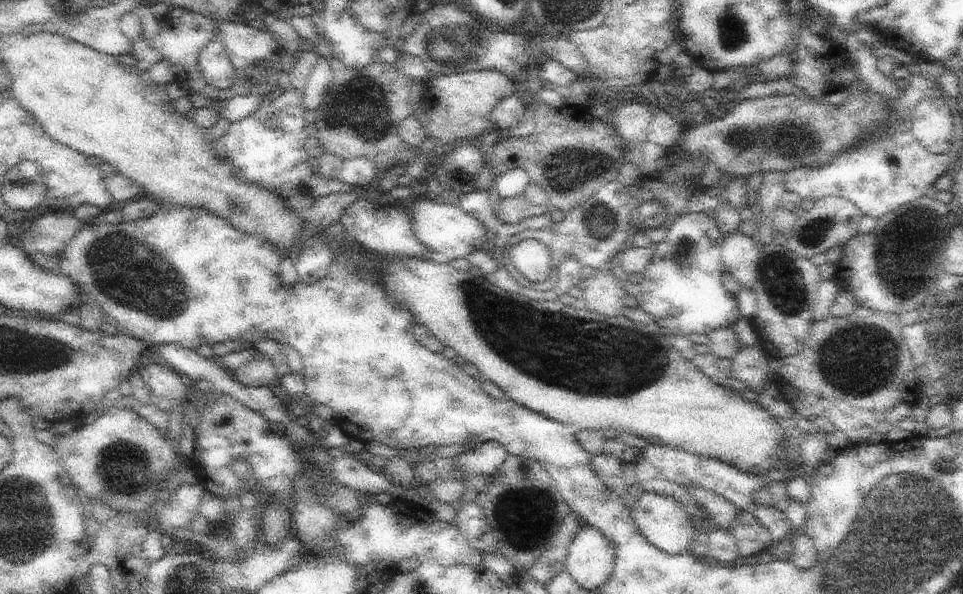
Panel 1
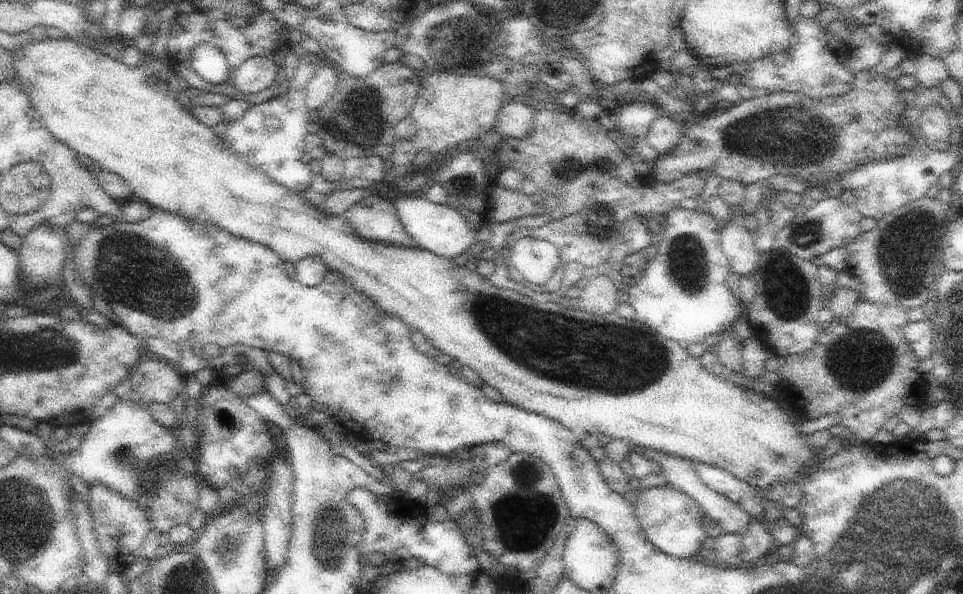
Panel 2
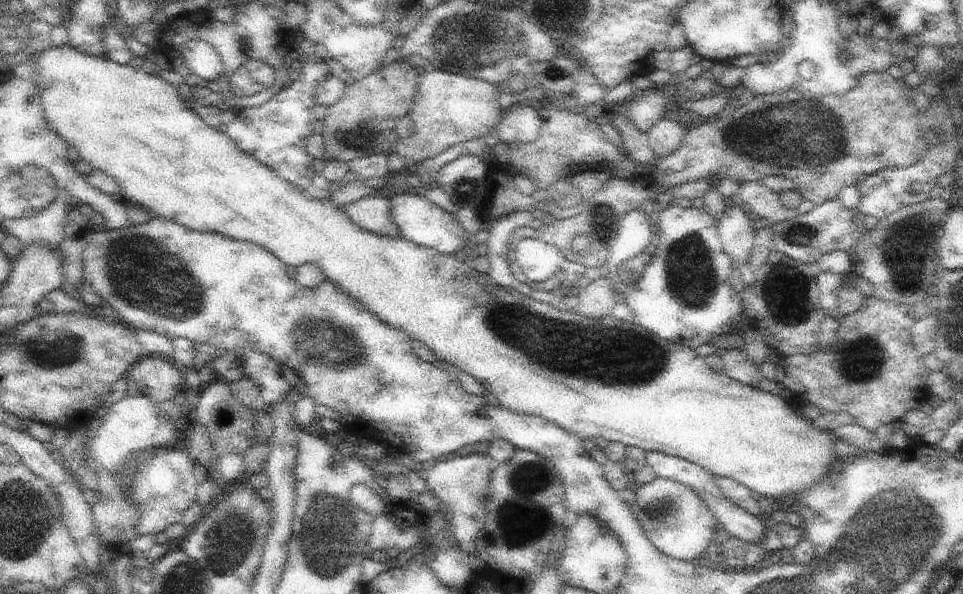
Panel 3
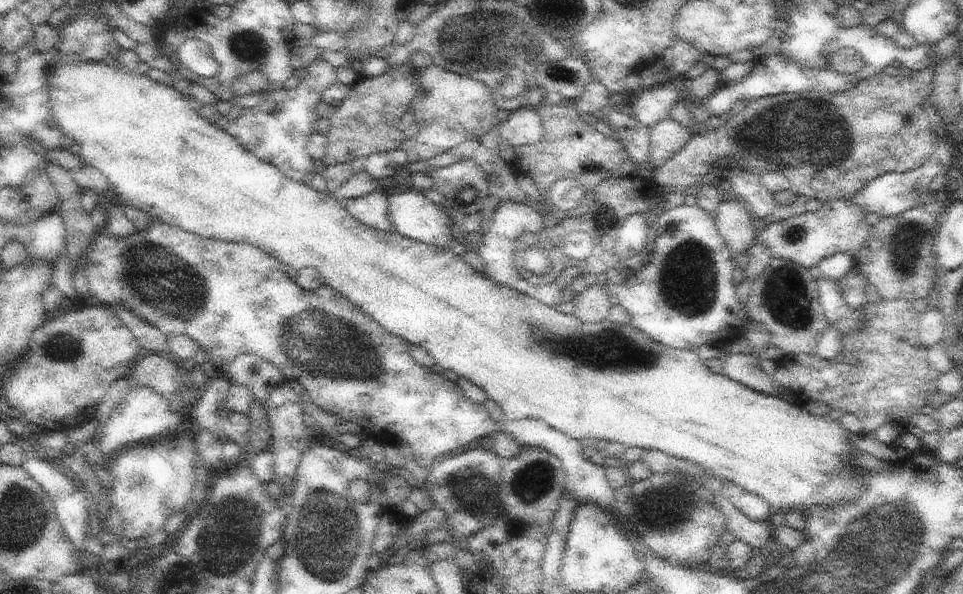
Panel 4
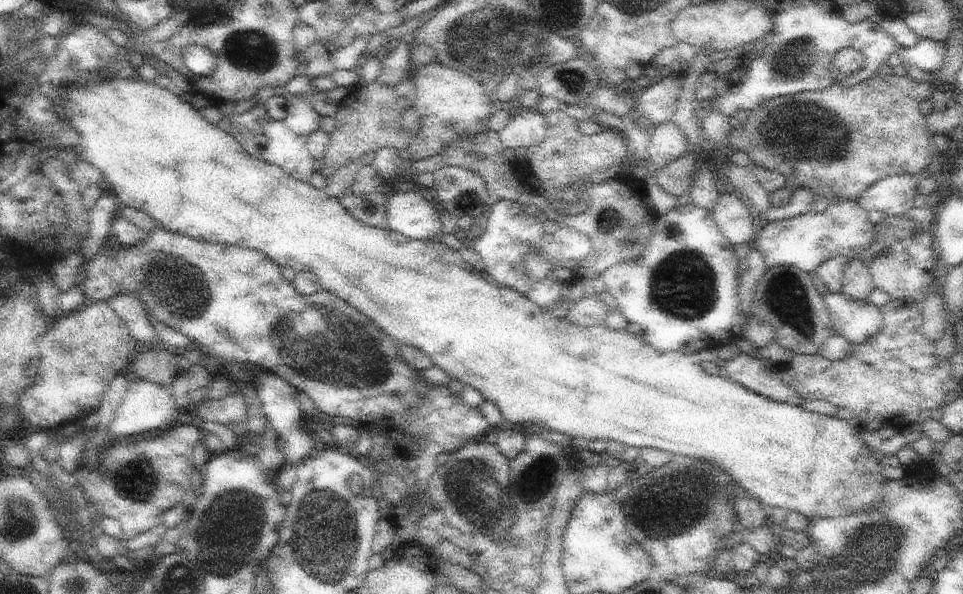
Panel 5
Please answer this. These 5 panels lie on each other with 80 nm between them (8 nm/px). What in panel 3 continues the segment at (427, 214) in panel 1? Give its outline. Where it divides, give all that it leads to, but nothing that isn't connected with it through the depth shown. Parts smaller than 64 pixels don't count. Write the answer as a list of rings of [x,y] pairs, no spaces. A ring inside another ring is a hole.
[[[402,193],[391,198],[391,209],[401,236],[416,244],[434,247],[438,252],[454,255],[464,246],[464,230],[459,219],[430,202],[424,194]]]

